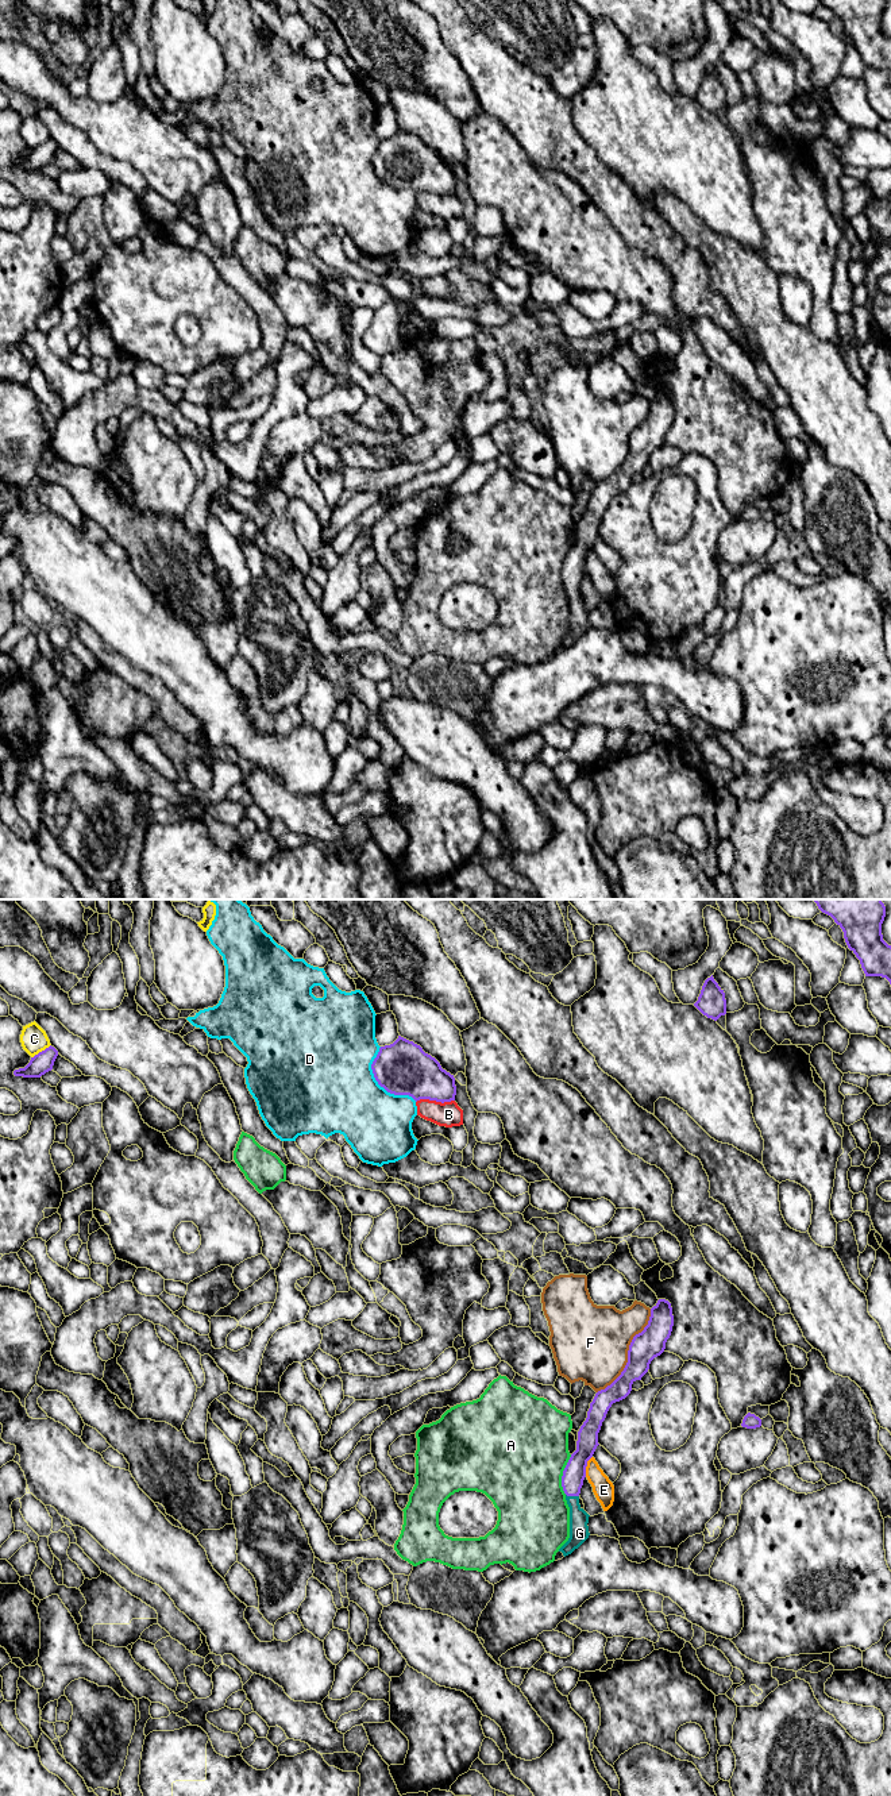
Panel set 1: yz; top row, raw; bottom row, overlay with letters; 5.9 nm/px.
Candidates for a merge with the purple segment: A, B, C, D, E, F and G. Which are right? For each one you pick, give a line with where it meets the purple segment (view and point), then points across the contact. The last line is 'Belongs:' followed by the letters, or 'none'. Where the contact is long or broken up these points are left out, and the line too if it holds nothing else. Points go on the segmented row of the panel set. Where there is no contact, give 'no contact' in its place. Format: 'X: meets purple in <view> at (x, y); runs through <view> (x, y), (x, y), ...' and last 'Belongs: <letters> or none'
G: meets purple in yz at (573, 1495); runs through yz (574, 1473), (573, 1495), (579, 1533)
Belongs: G

